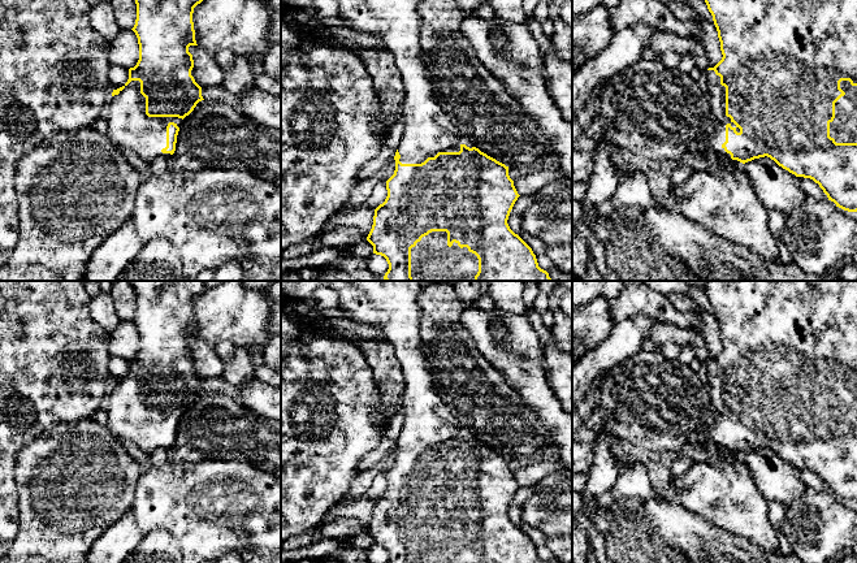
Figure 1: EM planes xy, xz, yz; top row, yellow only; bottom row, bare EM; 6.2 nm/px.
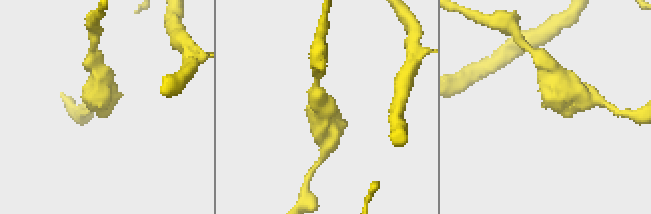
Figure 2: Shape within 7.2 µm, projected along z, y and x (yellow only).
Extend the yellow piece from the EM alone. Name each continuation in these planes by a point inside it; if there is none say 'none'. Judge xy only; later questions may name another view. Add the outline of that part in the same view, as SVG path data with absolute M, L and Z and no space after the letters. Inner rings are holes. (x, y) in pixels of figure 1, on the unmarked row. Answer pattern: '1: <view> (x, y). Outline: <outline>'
1: xy (129, 418). Outline: M131 372L112 387L104 407L108 412L107 426L113 436L127 439L135 450L148 455L159 447L172 447L161 443L166 438L166 417L174 413L181 419L183 412L178 408L148 408L139 372Z

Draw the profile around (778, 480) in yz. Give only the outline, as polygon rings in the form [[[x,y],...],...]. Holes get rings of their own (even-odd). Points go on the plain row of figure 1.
[[[767,447],[745,454],[744,462],[769,503],[779,502],[787,507],[800,498],[806,488],[797,468]]]

